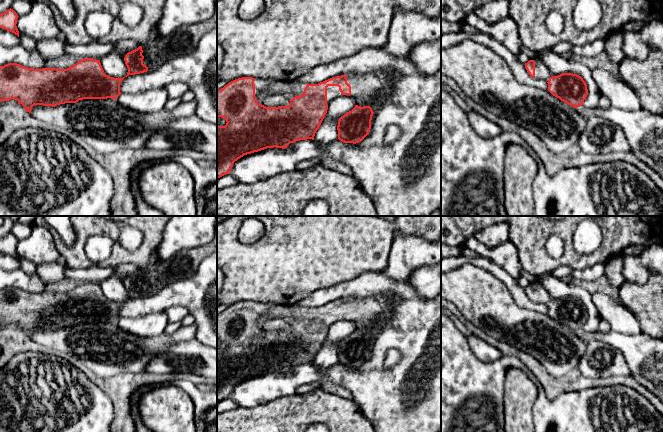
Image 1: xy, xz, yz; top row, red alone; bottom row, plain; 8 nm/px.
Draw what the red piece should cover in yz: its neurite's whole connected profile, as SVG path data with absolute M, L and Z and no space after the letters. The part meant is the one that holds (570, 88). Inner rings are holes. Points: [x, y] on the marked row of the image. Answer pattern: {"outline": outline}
{"outline": "M535 59L525 63L525 68L531 77L545 80L548 83L548 91L553 96L574 108L583 105L588 89L581 76L573 73L553 76L542 61Z"}

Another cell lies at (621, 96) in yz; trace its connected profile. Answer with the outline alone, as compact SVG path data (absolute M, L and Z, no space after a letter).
M600 68L592 70L592 77L599 93L609 98L611 106L628 111L641 109L638 96L620 77Z

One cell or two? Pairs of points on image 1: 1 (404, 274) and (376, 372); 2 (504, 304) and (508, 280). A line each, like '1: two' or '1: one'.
1: two
2: two

